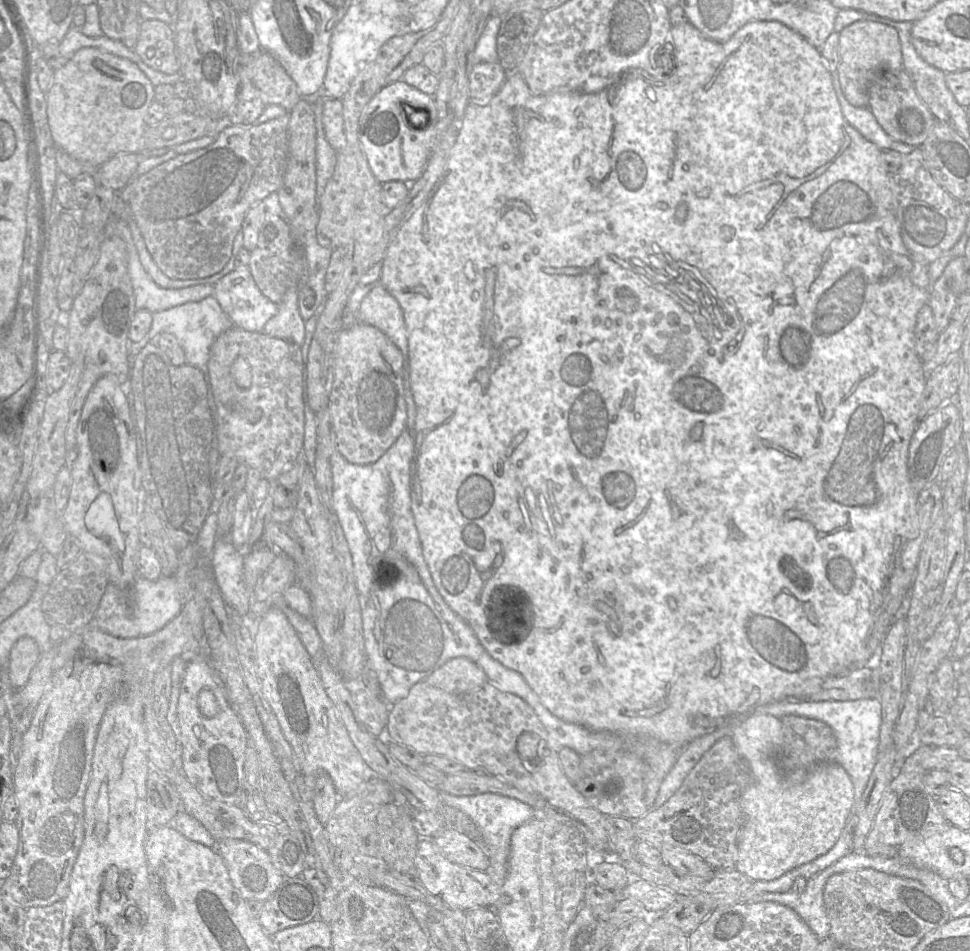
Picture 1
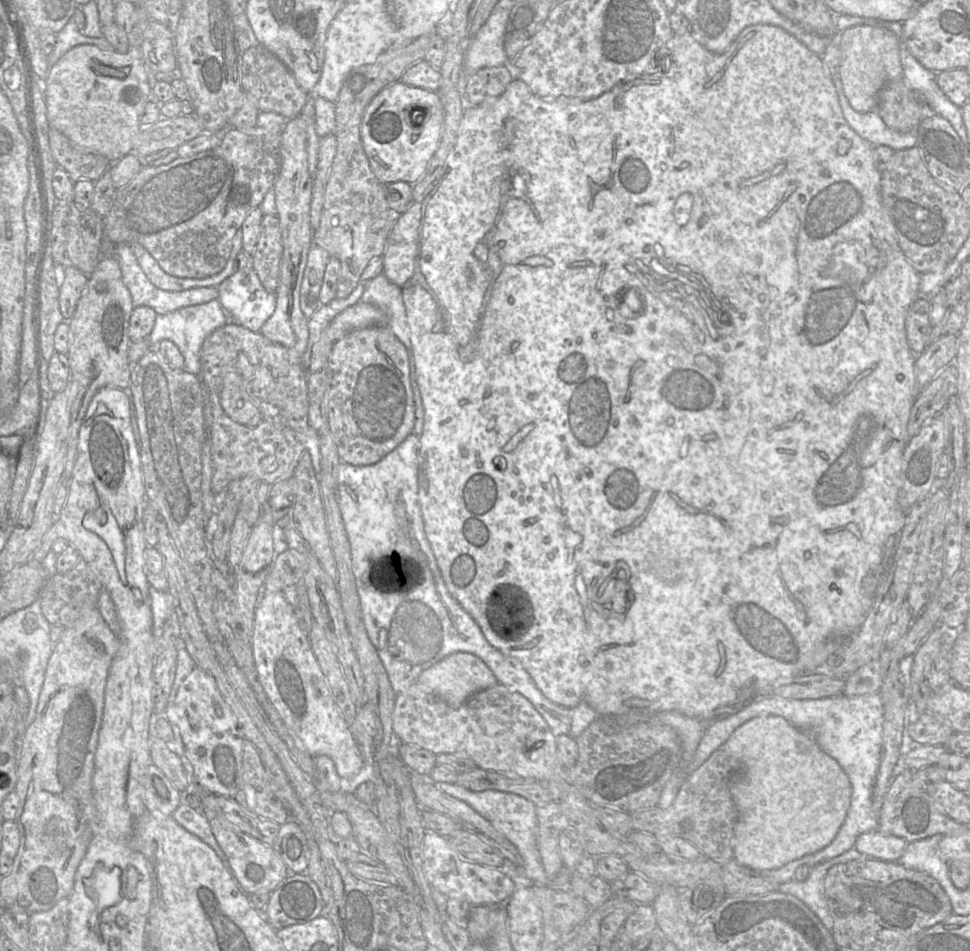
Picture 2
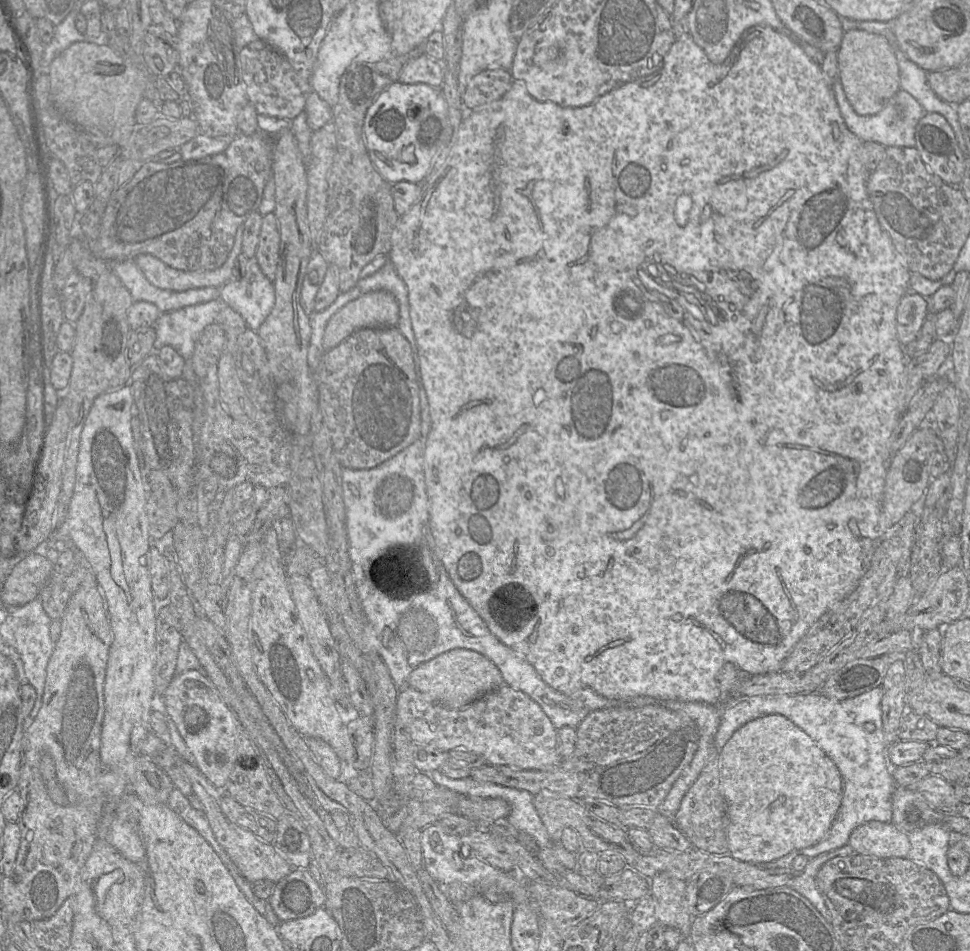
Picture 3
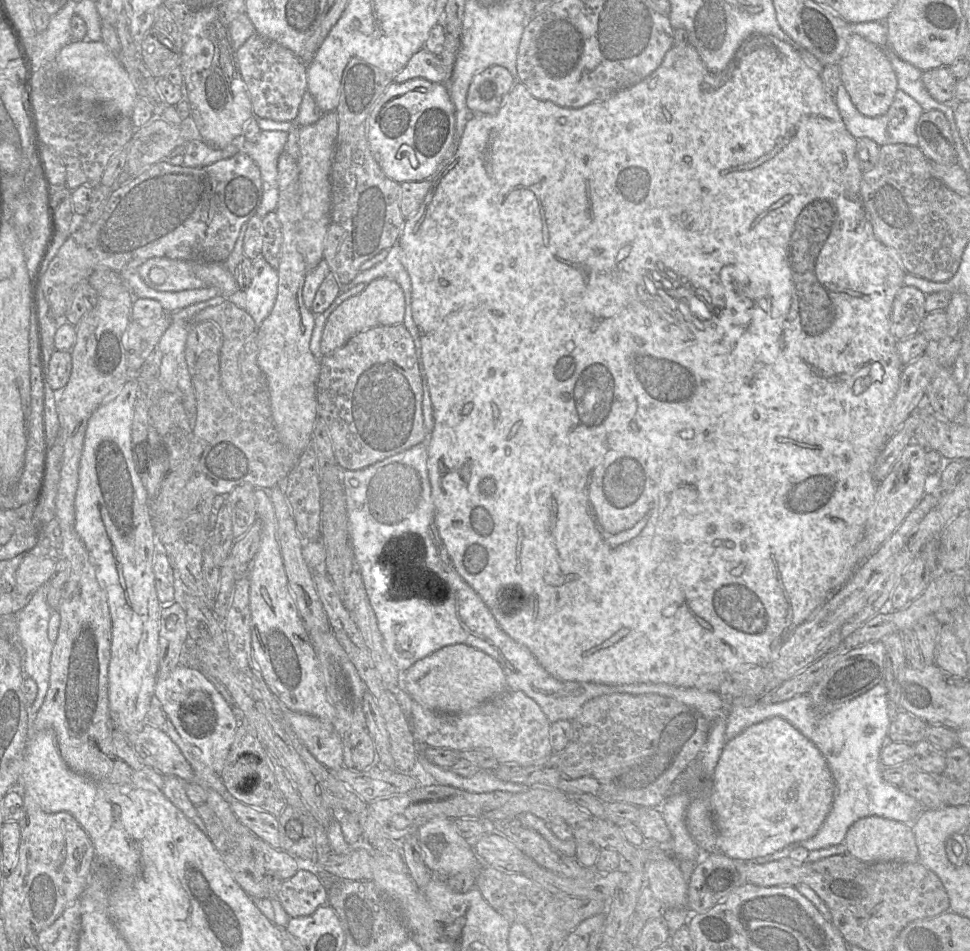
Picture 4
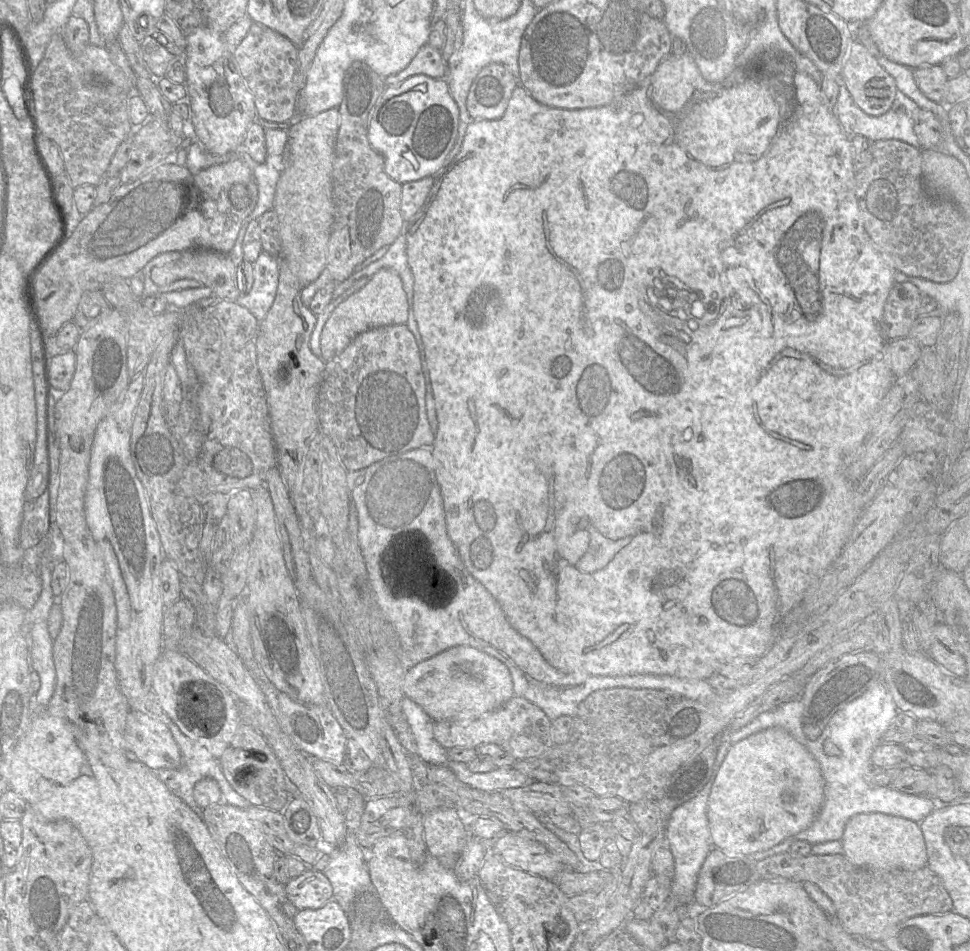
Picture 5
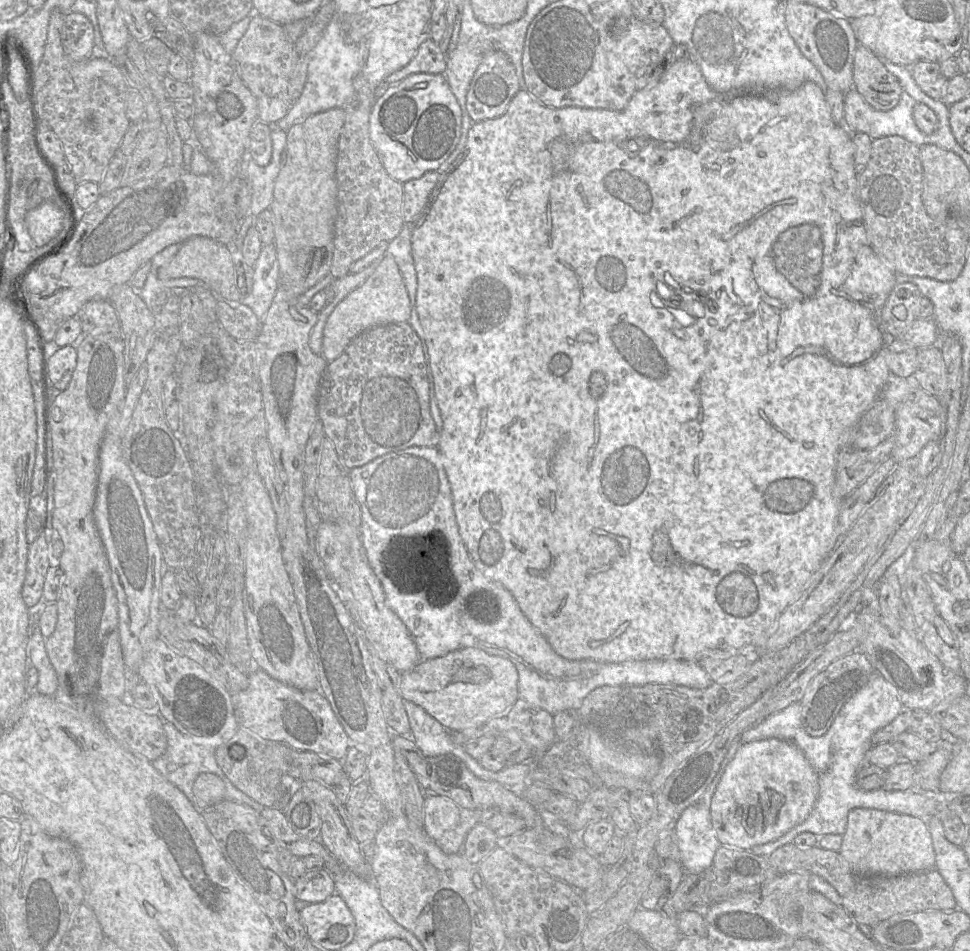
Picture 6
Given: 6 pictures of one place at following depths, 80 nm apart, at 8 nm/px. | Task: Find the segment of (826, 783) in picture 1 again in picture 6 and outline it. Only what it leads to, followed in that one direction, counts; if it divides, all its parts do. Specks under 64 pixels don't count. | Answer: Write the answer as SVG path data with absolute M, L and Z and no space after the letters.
M778 738L741 743L712 797L712 824L721 845L750 850L802 823L818 795L818 774L797 746Z

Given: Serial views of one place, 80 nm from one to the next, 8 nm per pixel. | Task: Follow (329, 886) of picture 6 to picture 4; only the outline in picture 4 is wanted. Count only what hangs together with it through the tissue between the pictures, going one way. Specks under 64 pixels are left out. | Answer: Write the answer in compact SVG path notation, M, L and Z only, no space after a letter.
M298 869L291 878L282 882L276 898L289 917L308 916L328 902L328 890L317 873Z

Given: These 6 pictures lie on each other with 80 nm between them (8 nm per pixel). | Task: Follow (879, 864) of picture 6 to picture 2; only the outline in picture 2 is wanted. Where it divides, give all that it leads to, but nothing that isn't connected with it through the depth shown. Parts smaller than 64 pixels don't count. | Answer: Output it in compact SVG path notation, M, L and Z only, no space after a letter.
M872 830L860 835L854 848L866 854L869 858L897 861L906 851L908 843L901 837Z

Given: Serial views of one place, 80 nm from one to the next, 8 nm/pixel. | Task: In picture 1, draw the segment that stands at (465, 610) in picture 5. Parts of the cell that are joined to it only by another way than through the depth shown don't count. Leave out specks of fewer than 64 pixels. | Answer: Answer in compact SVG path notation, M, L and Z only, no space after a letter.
M406 427L401 433L401 435L398 437L398 439L395 441L395 443L386 451L386 453L379 460L377 460L374 463L367 465L352 464L348 462L338 450L334 451L329 458L332 474L332 483L333 483L332 509L334 513L337 515L339 523L343 529L352 557L355 584L358 591L359 602L361 607L361 617L363 624L363 632L364 632L363 635L364 635L365 654L366 654L366 666L368 666L371 670L375 672L381 687L383 700L386 701L389 705L395 704L396 702L405 698L408 695L413 685L425 680L428 676L430 676L435 670L440 668L447 661L456 657L465 657L473 661L479 667L482 668L482 670L486 675L488 684L492 685L493 687L502 692L512 693L520 697L534 710L534 712L536 713L536 715L538 716L538 718L540 719L540 721L542 722L543 726L545 727L548 733L548 748L557 753L564 747L573 749L580 756L585 755L596 749L625 750L628 752L632 752L632 750L635 750L635 746L638 745L639 742L644 742L645 739L652 739L643 736L590 731L578 724L569 723L556 717L541 703L539 697L532 690L532 688L524 679L524 677L519 672L509 669L504 665L502 665L497 660L495 660L481 645L471 627L447 605L447 603L444 601L444 599L438 592L433 582L428 566L425 562L420 539L417 533L412 513L410 467L411 461L414 456L414 448L415 448L415 433L410 429L408 430L408 428Z

